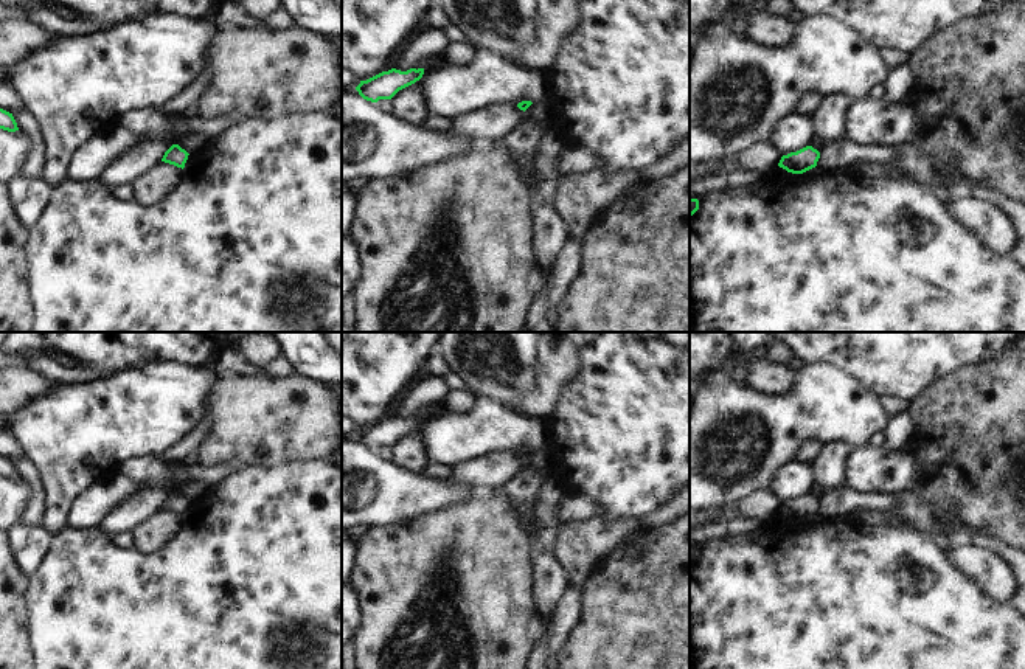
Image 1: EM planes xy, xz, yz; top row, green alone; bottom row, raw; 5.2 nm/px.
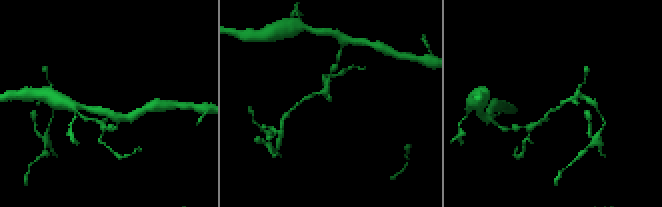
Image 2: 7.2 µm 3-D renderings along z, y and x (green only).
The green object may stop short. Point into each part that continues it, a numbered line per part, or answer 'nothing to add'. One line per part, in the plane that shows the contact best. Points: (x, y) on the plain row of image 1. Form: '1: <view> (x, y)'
nothing to add

